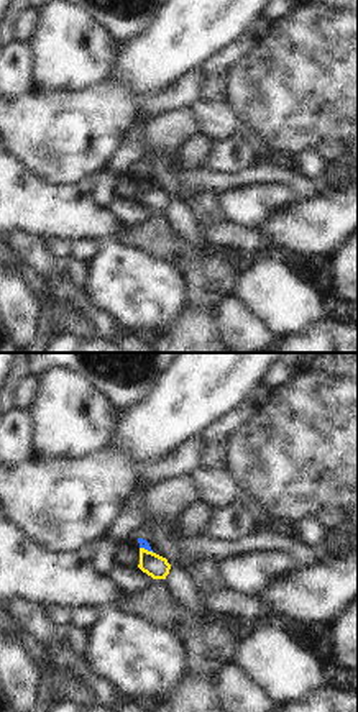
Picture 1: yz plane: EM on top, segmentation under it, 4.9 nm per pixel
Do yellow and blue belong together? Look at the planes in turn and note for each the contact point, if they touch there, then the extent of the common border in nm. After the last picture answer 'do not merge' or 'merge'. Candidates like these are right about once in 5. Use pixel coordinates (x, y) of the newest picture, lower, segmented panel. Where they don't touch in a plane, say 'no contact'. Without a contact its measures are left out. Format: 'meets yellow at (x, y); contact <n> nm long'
meets yellow at (146, 550); contact 80 nm long

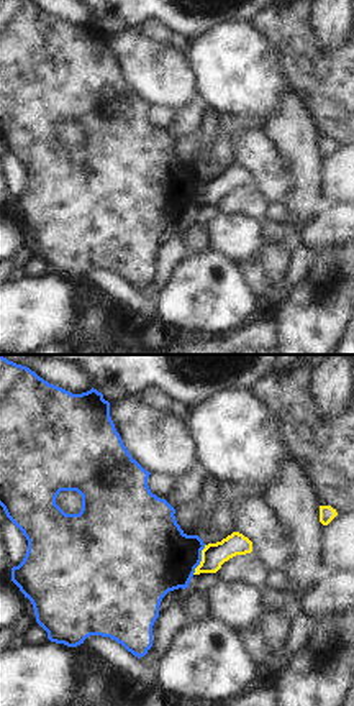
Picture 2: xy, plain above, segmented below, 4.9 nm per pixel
meets yellow at (202, 560); contact 160 nm long

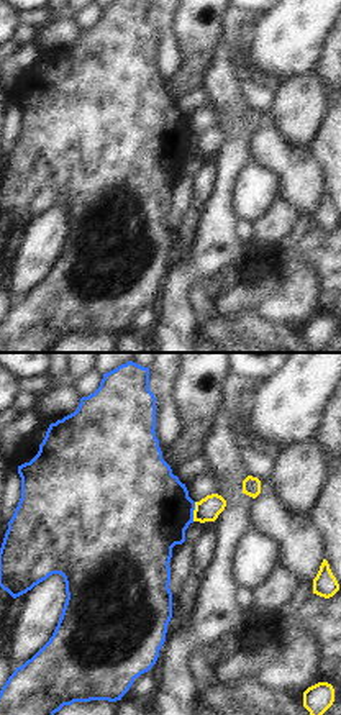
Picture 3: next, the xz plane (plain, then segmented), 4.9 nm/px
meets yellow at (194, 512); contact 100 nm long

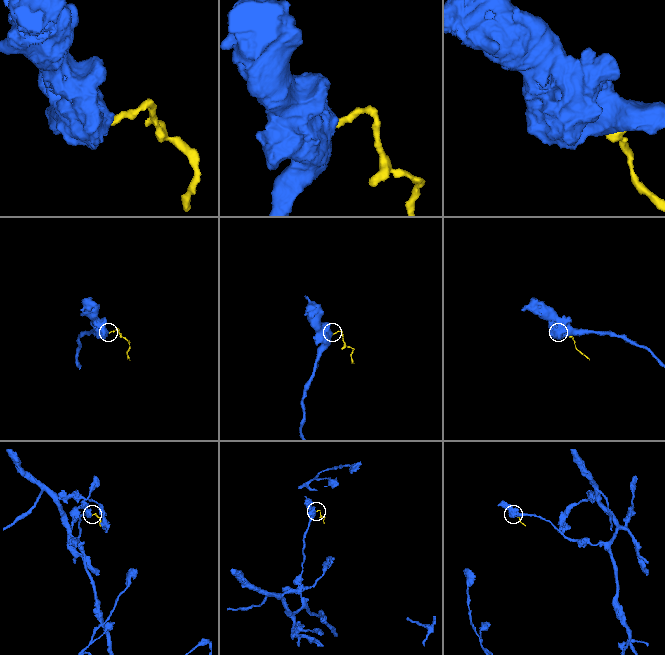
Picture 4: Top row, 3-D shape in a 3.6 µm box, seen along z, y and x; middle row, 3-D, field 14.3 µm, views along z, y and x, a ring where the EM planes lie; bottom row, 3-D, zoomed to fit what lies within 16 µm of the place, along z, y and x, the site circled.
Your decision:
do not merge

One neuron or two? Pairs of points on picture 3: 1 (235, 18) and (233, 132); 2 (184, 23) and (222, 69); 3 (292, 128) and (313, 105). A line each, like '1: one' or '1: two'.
1: two
2: two
3: one

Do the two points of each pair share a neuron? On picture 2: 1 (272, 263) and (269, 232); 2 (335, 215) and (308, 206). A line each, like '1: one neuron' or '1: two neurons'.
1: one neuron
2: two neurons

